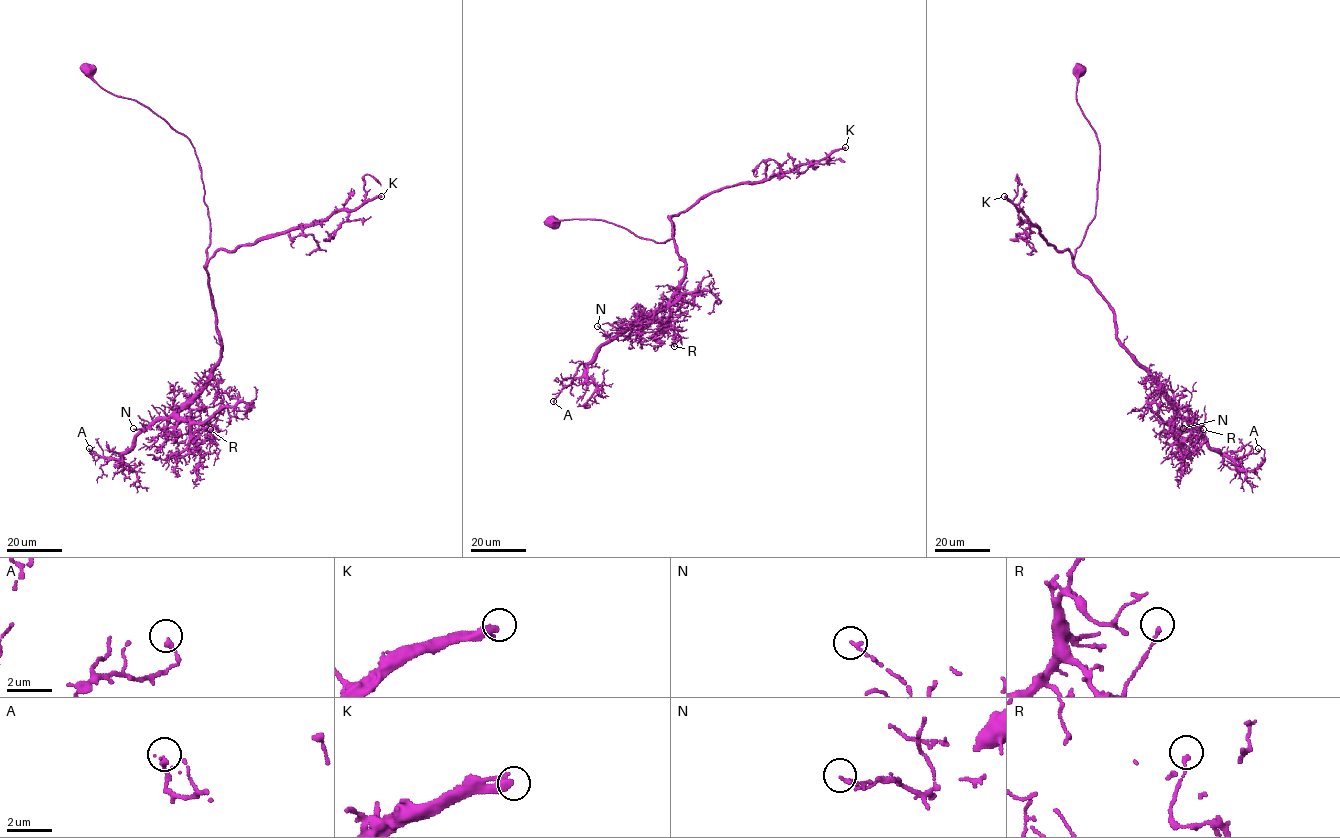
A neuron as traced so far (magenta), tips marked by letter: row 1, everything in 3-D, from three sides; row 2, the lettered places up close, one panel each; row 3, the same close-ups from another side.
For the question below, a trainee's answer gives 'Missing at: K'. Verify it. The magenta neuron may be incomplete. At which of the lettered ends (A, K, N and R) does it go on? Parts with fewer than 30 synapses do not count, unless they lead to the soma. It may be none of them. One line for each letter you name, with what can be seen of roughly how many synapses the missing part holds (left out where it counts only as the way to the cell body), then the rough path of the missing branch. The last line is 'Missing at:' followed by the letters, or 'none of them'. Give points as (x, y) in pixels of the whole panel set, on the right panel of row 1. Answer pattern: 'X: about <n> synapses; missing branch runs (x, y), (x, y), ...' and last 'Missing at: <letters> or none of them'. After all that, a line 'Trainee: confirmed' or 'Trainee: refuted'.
K: about 130 synapses; missing branch runs (1004, 196), (1009, 185), (1007, 179), (1014, 188)
Missing at: K
Trainee: confirmed

